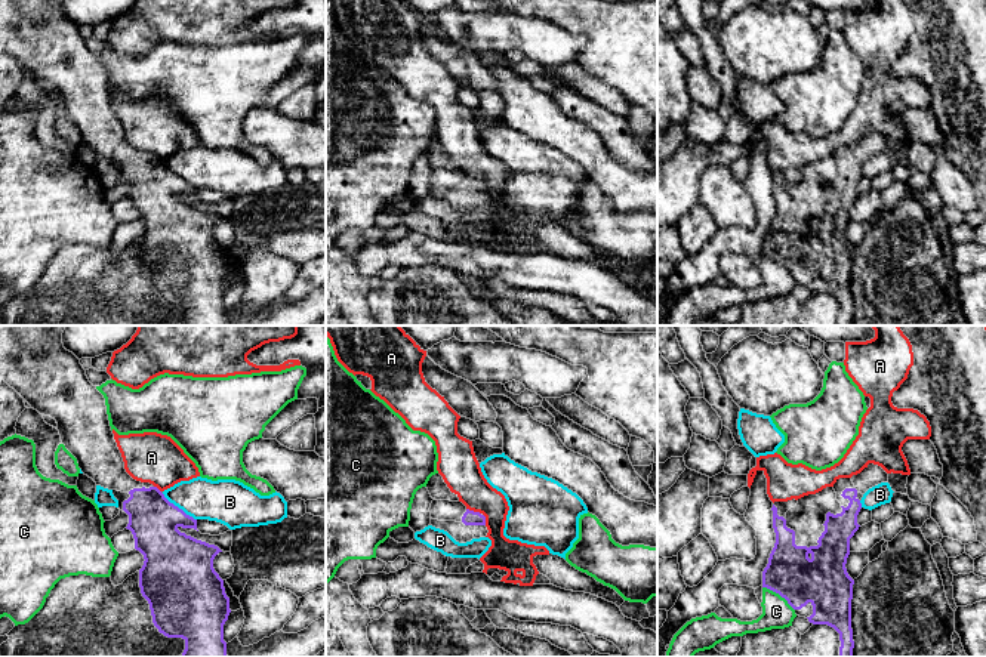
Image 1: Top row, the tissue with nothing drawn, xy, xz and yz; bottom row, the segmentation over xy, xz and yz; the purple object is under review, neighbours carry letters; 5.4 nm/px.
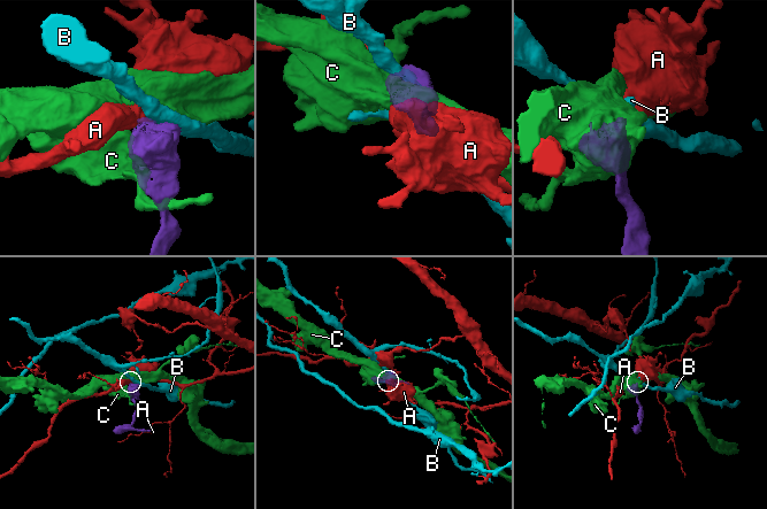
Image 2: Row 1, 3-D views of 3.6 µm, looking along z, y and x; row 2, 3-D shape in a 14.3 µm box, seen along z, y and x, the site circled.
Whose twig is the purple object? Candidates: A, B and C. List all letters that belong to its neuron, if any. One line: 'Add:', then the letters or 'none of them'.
Add: none of them

